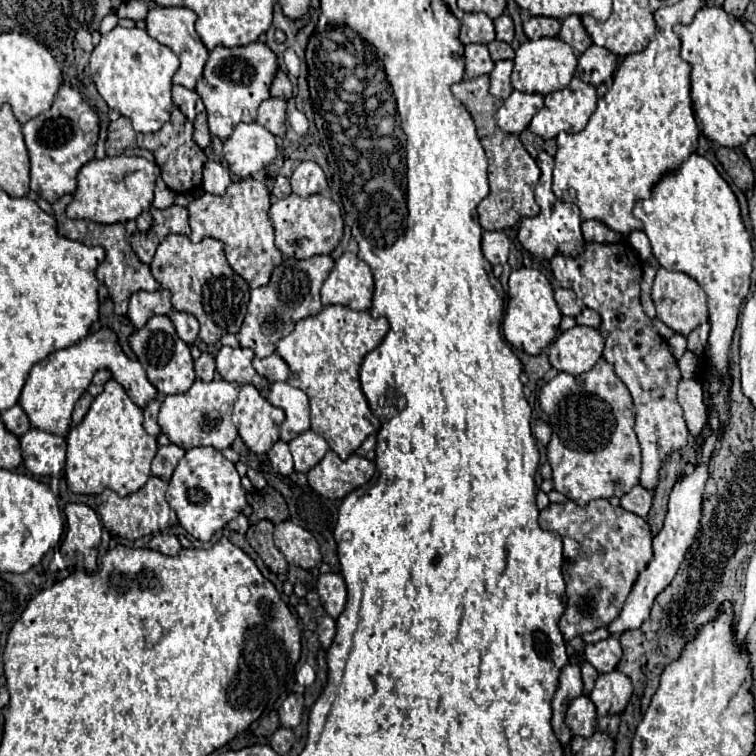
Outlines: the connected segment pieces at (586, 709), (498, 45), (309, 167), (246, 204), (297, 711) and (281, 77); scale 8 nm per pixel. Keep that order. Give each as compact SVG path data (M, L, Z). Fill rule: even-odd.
M580 695L576 697L566 713L566 725L572 729L572 735L580 737L592 737L596 727L598 727L598 717L596 717L596 707L590 701L590 697Z
M492 41L488 45L488 49L490 49L490 55L492 55L492 61L502 61L502 59L514 57L514 49L508 43L502 43L502 41Z
M302 161L290 177L292 191L300 197L310 197L314 193L324 193L328 189L326 175L316 161Z
M248 177L236 183L230 183L224 195L202 193L188 205L188 219L194 243L212 237L226 245L226 259L230 267L250 285L262 287L270 279L270 273L276 265L282 263L282 253L274 245L274 229L268 217L270 193L264 183Z
M292 693L280 707L280 723L282 727L296 727L302 717L302 697Z
M278 71L276 79L274 79L274 83L272 83L270 93L272 93L272 97L278 97L278 99L284 99L284 101L288 101L288 99L292 97L292 83L290 83L290 79L286 77L284 71Z

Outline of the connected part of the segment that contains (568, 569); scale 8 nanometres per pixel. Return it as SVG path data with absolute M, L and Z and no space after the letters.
M596 499L584 507L576 505L574 501L550 503L546 509L540 511L538 525L542 529L558 531L564 541L564 581L566 581L568 601L566 601L566 611L558 623L562 637L568 641L576 635L588 633L590 631L588 623L592 623L592 631L594 631L594 623L604 623L604 625L612 623L620 615L624 601L630 595L640 571L652 559L652 533L648 523L642 517L622 507L612 507L606 499Z

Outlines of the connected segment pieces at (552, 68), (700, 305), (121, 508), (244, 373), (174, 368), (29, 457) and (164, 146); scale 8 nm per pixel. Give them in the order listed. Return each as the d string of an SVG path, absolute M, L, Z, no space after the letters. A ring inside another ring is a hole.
M542 37L536 41L526 41L520 45L514 57L514 71L512 71L512 87L524 93L538 93L548 95L552 91L564 89L576 71L576 55L570 45L566 45L558 37Z
M658 269L654 285L652 285L652 299L658 311L658 319L670 327L674 333L680 335L688 335L690 331L694 331L700 323L708 321L708 307L706 307L706 293L702 291L702 287L686 273L674 273L674 271L666 271L666 269Z
M150 477L140 491L128 497L118 497L118 493L114 493L112 489L106 489L96 497L96 511L100 513L104 527L112 535L120 535L126 539L140 539L140 537L153 535L178 523L175 512L168 507L164 499L166 489L168 489L168 483L158 477Z
M222 347L216 355L216 371L222 375L224 381L228 383L238 383L238 385L254 385L264 397L268 395L268 381L260 377L254 367L252 367L254 351L252 349L232 349L232 347Z
M154 315L142 329L130 335L130 347L138 357L138 361L142 363L142 367L146 369L146 375L150 383L158 389L158 393L164 395L184 393L194 383L196 375L194 375L194 361L190 357L190 347L176 335L170 317Z
M30 429L20 437L24 467L32 475L58 475L66 463L66 441L60 435Z
M174 109L170 121L160 131L152 133L152 153L162 169L162 177L166 185L176 193L190 193L202 183L202 165L206 163L206 155L194 143L192 131L194 131L192 123L180 113L180 109Z

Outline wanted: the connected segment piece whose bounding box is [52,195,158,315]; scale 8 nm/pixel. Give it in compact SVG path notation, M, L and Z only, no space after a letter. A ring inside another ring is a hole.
M64 195L62 199L58 199L58 201L52 205L54 217L56 217L56 221L58 221L58 233L60 233L62 237L80 241L80 243L84 243L84 245L100 245L100 247L106 251L106 261L104 261L104 265L100 265L100 267L96 269L96 277L98 277L98 281L102 281L102 283L108 287L110 297L112 297L112 301L114 301L114 311L116 311L118 315L126 315L128 299L130 299L136 291L140 291L140 289L144 289L144 291L156 291L156 289L158 289L158 283L156 283L156 279L152 277L150 267L148 267L148 265L142 265L142 263L138 261L136 253L134 253L132 247L130 247L130 235L126 233L126 229L124 229L122 223L102 225L102 223L94 223L94 221L86 221L86 219L76 219L76 221L72 221L72 219L68 219L68 217L64 215L64 209L66 209L66 205L70 203L70 199L72 199L72 195Z

